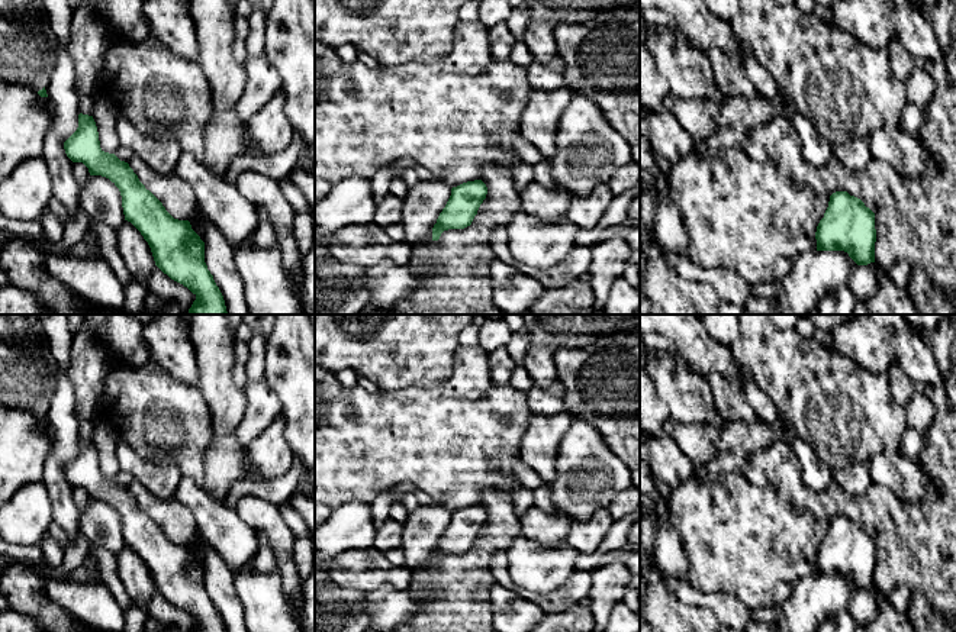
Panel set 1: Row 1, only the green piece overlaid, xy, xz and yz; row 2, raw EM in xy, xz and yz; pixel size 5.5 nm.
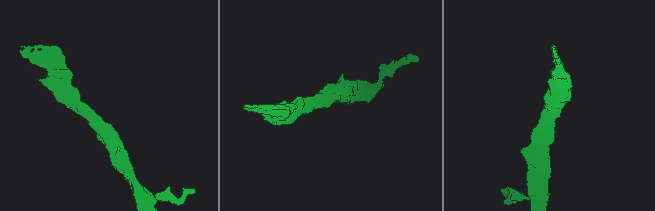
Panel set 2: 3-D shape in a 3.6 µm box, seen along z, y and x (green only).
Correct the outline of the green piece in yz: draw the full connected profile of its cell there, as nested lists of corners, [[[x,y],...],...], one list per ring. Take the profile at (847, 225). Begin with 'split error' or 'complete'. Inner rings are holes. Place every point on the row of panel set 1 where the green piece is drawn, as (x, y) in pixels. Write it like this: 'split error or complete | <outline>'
complete | [[[847,191],[830,196],[815,232],[817,251],[844,251],[857,265],[875,262],[875,213]]]

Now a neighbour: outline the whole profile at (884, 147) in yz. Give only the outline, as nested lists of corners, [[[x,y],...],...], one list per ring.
[[[888,125],[876,129],[870,136],[873,161],[889,164],[898,174],[910,178],[931,175],[930,152],[923,146],[918,135],[908,135],[899,126]]]

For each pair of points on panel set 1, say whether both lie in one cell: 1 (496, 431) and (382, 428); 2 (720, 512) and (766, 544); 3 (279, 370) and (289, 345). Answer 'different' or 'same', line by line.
1: same
2: same
3: same

